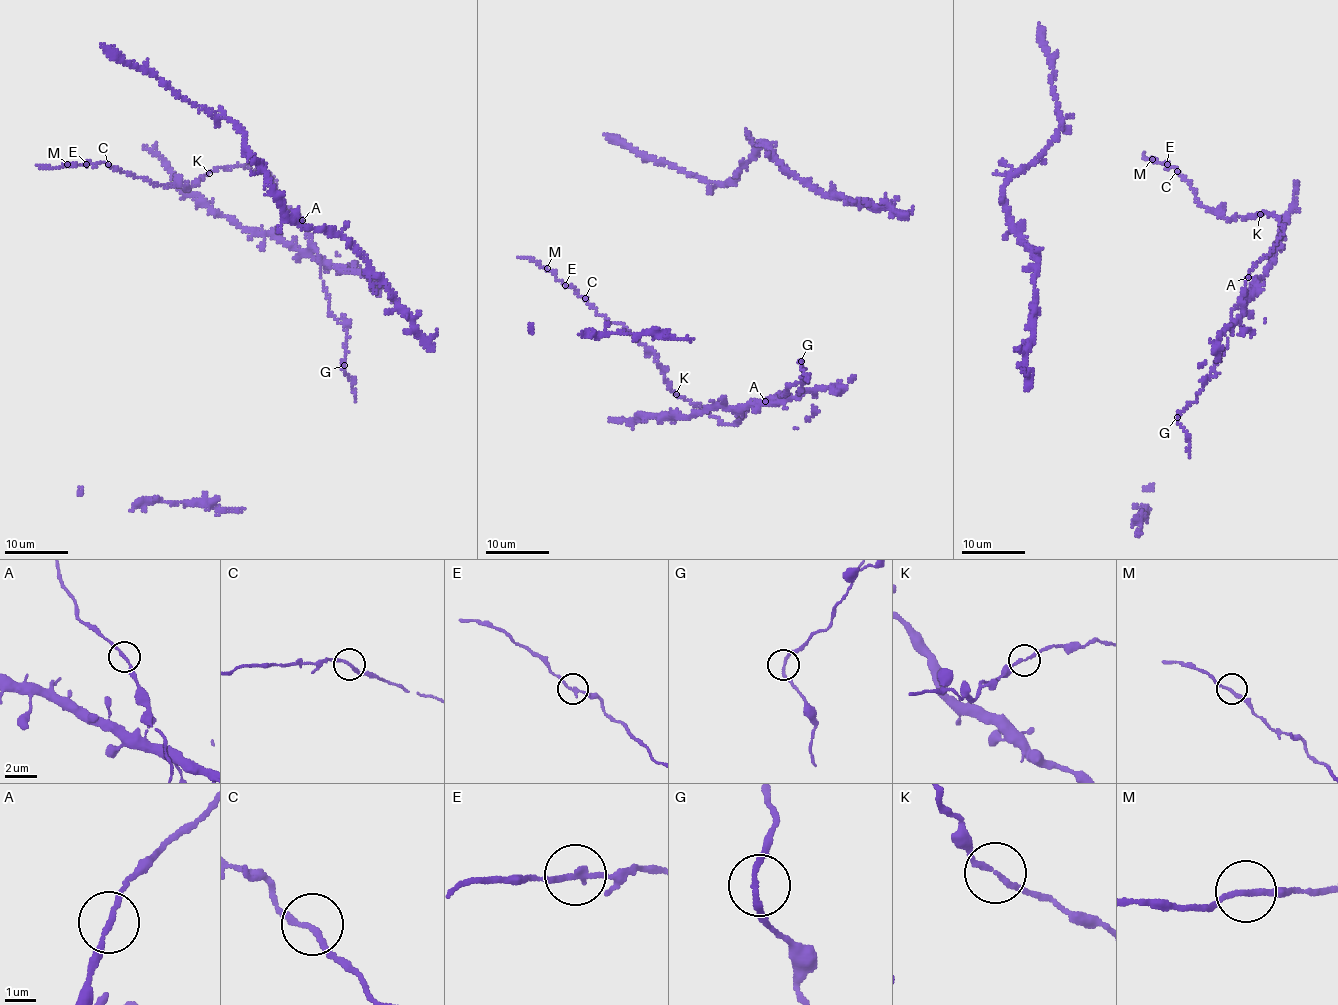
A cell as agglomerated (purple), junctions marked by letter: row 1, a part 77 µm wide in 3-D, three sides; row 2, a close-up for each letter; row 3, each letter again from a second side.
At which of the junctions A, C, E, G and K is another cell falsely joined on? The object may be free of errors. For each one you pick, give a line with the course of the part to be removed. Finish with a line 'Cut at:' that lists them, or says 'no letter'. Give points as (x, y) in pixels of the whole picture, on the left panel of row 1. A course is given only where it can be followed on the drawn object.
Cut at: no letter

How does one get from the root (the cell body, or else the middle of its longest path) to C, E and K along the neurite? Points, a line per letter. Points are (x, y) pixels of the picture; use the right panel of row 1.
C: (1231, 220), (1218, 217), (1216, 212), (1203, 207), (1195, 192), (1177, 171)
E: (1231, 220), (1218, 217), (1216, 212), (1203, 207), (1177, 169), (1166, 164)
K: (1231, 220), (1237, 216), (1248, 218), (1259, 214)

